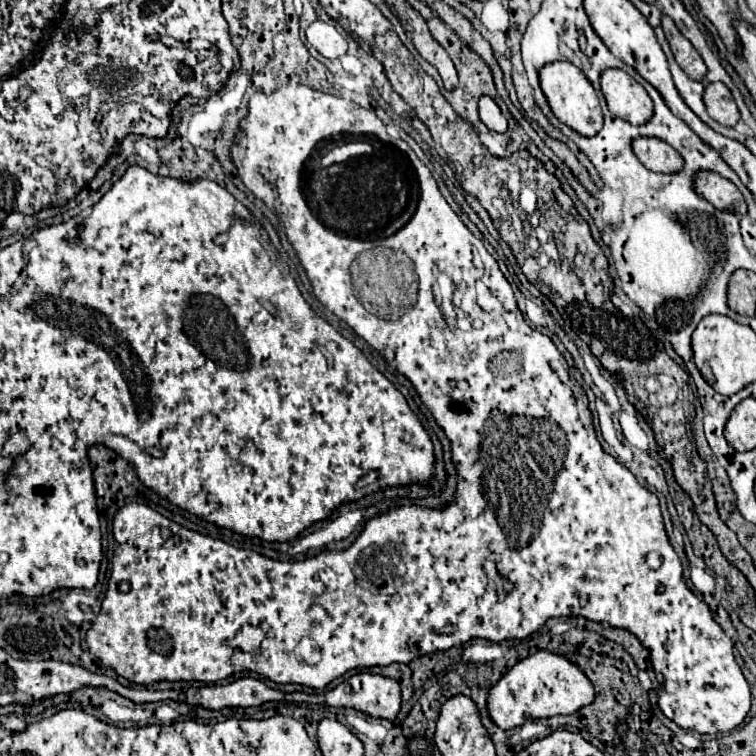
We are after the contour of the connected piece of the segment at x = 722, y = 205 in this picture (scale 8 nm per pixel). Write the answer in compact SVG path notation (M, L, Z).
M699 173L695 187L697 193L701 193L701 197L705 197L715 209L731 211L737 217L743 217L747 213L747 203L741 191L719 173Z

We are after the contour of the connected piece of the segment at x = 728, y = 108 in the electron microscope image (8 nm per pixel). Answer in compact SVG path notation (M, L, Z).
M707 83L705 87L705 107L709 115L725 127L735 127L739 121L739 109L731 91L723 83Z

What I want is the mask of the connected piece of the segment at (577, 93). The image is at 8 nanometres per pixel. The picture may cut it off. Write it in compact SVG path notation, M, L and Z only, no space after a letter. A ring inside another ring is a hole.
M569 61L549 63L541 69L539 79L541 79L541 89L543 89L545 97L547 97L553 113L559 117L561 123L569 125L571 129L579 131L585 137L593 137L599 133L599 129L603 127L603 115L601 115L599 99L595 95L593 85L589 83L589 79L583 75L583 71L579 67L575 67Z

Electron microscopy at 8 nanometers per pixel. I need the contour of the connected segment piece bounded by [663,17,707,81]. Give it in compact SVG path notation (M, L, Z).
M663 17L663 31L665 37L671 45L671 51L675 55L675 61L679 63L679 67L693 79L693 81L703 81L707 75L707 67L701 59L701 55L695 51L695 47L689 43L689 39L685 39L681 35L681 31L675 27L671 17Z

